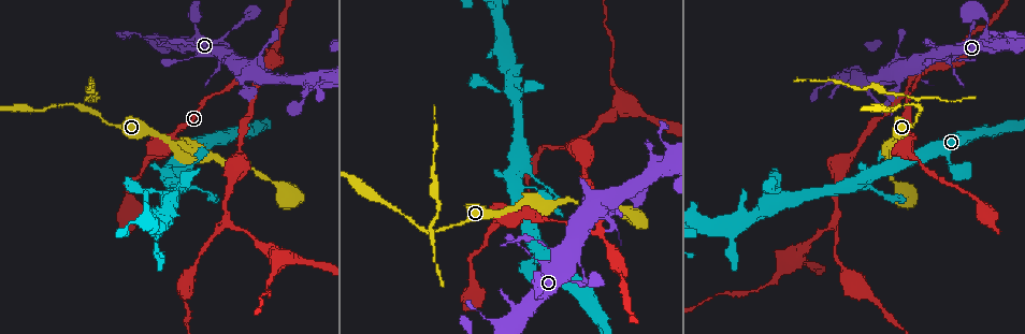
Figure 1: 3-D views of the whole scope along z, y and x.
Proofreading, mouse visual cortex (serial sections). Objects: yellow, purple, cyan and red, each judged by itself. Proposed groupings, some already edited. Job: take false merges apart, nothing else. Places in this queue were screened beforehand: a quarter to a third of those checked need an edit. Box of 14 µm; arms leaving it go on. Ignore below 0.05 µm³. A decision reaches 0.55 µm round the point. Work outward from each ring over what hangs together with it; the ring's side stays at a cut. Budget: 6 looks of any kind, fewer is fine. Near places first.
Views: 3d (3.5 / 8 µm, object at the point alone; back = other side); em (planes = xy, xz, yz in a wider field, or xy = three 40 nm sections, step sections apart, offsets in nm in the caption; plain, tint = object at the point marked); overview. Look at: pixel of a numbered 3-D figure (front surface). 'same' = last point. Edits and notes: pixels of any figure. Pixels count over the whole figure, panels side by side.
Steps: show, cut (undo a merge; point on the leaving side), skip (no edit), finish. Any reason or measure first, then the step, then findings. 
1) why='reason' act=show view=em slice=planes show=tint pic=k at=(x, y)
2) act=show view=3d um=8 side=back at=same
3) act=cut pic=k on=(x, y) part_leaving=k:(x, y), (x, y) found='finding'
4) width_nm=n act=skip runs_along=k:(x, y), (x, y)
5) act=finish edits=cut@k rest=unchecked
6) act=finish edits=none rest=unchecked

why='calibre changes' act=show view=3d um=3.5 pic=1 at=(149, 157)

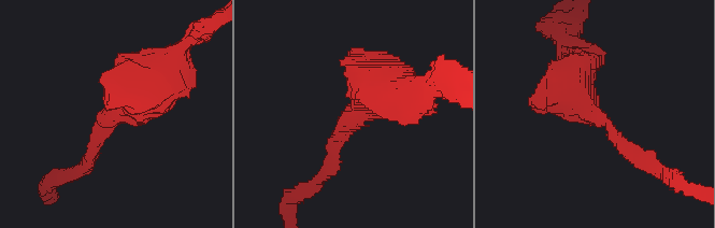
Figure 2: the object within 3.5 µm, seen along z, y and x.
arm_widths_nm=200,700 act=show view=em slice=xy step=3 show=tint pic=2 at=(114, 115)

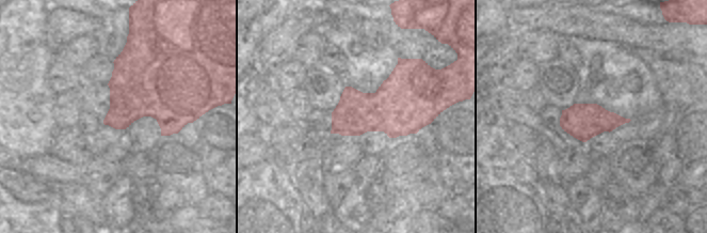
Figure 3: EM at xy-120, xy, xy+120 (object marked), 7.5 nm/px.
width_nm=340 act=skip runs_along=2:(161, 72), (109, 118), (88, 158) found='continuous, no second cell'

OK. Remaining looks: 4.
why='thin neck' act=show view=3d um=8 side=back pic=1 at=(943, 48)

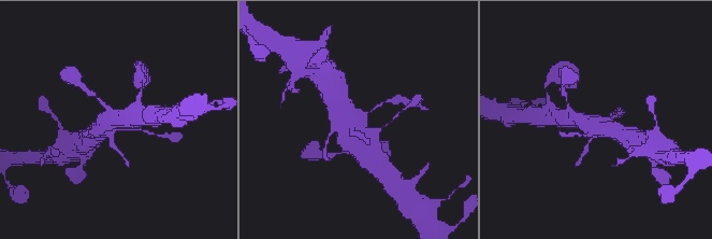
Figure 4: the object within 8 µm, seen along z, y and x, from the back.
act=show view=em slice=xy step=5 show=tint pic=4 at=(358, 119)

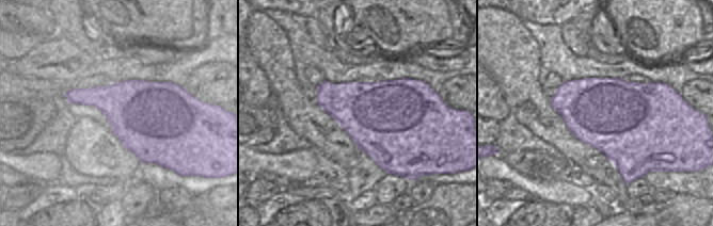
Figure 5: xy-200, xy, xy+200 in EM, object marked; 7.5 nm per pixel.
width_nm=600 act=skip runs_along=4:(367, 152), (336, 102) found='all the same cell'

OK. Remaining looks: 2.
why='three-way junction' act=show view=3d um=3.5 side=back pic=1 at=(599, 232)

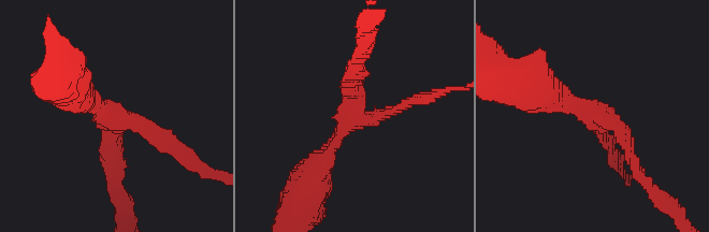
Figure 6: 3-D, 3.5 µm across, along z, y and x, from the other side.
arms=3 arm_widths_nm=150,200,250 why='now the EM' act=show view=em slice=xy step=2 show=tint pic=6 at=(596, 119)

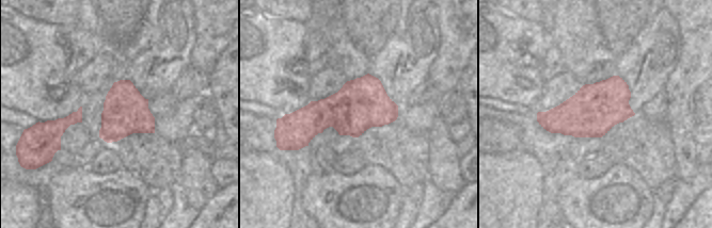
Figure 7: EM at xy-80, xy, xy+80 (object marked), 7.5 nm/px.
act=skip found='all the same cell'

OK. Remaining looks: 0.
act=finish edits=none rest=unchecked

